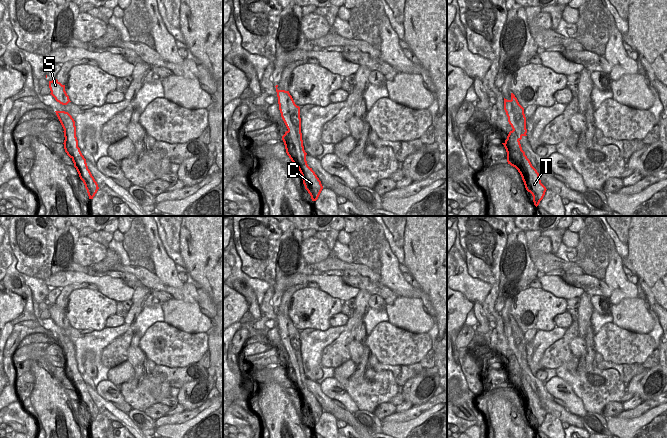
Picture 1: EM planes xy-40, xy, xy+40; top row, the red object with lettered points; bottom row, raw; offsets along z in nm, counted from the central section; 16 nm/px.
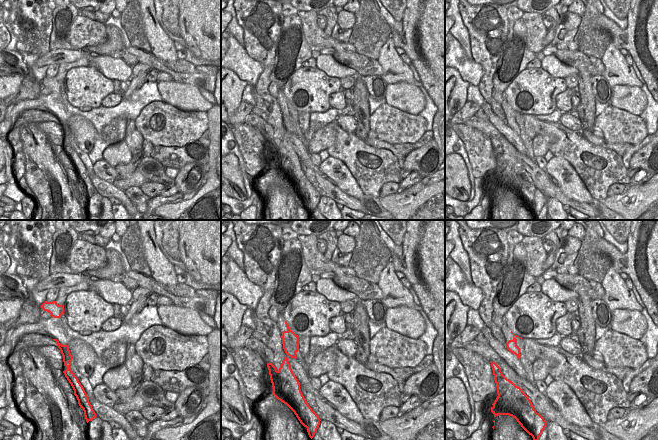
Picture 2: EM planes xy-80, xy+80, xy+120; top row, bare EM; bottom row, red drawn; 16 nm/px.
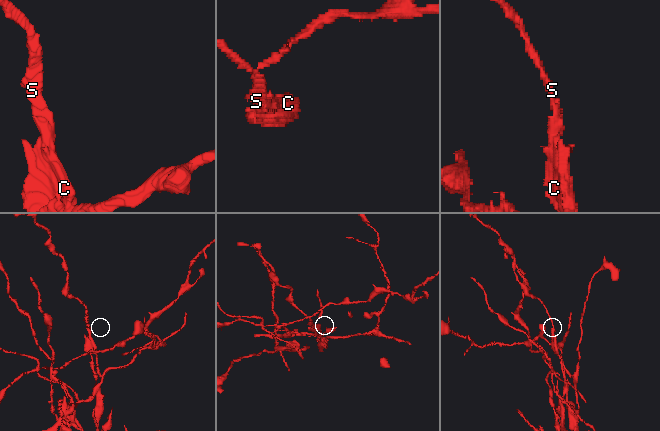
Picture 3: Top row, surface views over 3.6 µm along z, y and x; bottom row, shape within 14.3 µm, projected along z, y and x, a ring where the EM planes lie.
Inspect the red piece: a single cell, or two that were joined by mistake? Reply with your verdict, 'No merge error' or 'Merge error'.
Merge error

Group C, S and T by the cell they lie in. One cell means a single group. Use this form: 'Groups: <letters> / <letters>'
Groups: C S / T

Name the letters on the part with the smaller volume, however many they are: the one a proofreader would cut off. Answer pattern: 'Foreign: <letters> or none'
Foreign: C, S

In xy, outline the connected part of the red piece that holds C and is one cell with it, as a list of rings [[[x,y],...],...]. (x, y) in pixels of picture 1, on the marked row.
[[[276,87],[279,110],[281,117],[289,130],[292,142],[295,145],[297,152],[297,159],[300,162],[298,169],[303,168],[306,175],[302,176],[304,186],[311,186],[311,190],[308,192],[311,196],[312,201],[316,201],[323,189],[321,181],[310,168],[306,161],[307,153],[304,150],[302,133],[301,133],[301,118],[300,118],[300,107],[297,106],[290,95],[289,91],[278,90]]]

